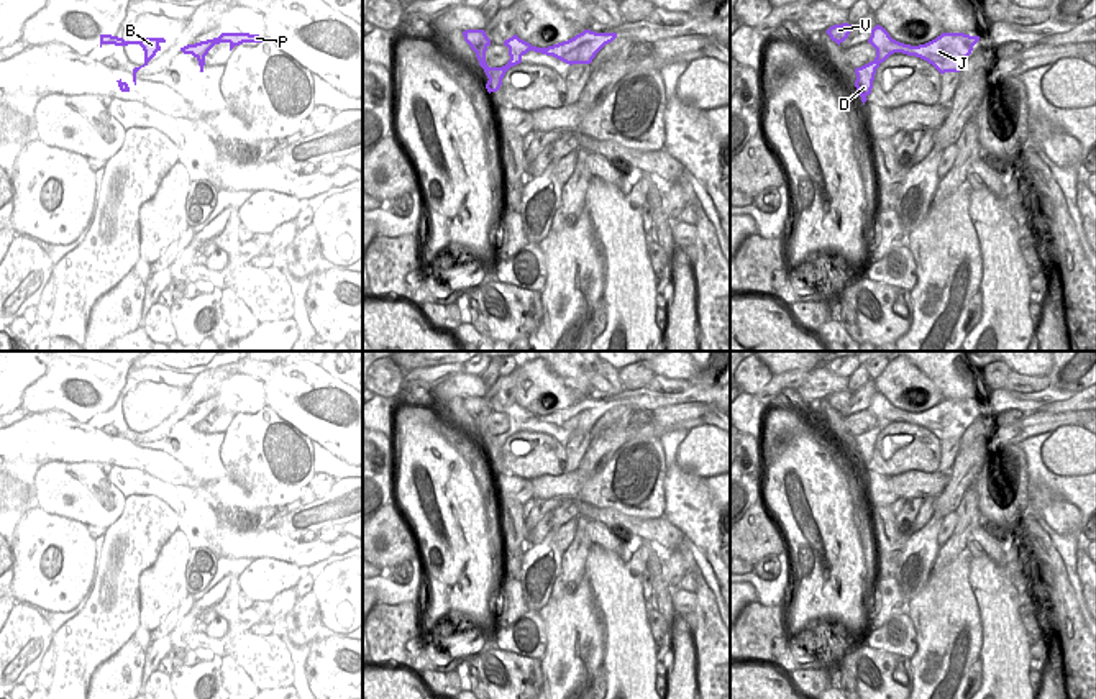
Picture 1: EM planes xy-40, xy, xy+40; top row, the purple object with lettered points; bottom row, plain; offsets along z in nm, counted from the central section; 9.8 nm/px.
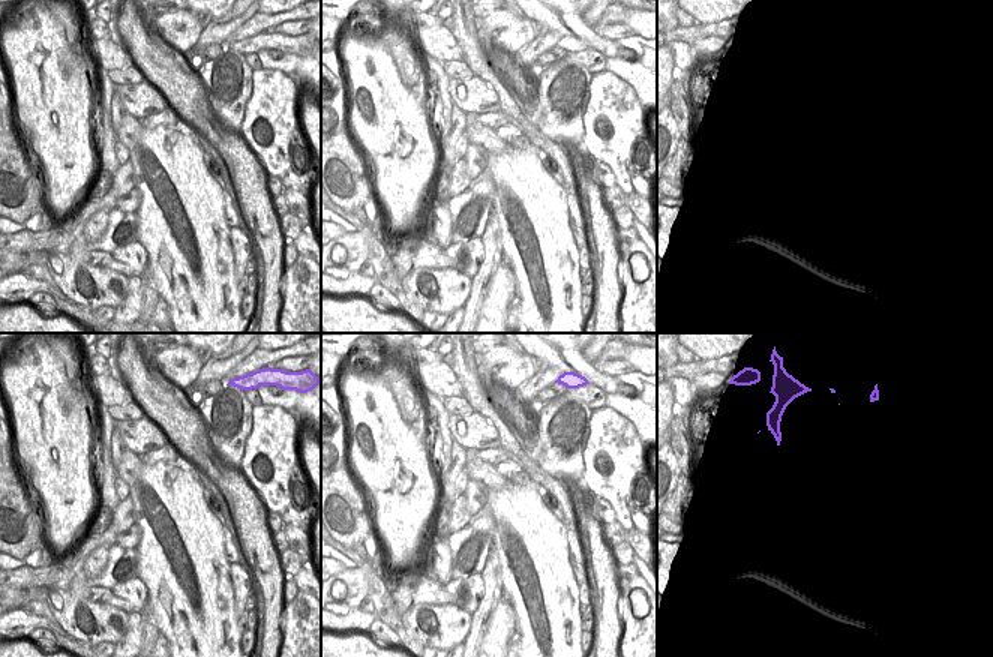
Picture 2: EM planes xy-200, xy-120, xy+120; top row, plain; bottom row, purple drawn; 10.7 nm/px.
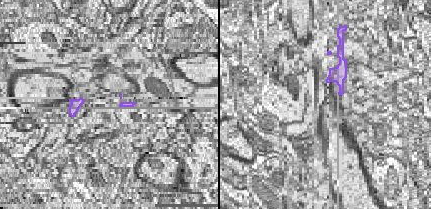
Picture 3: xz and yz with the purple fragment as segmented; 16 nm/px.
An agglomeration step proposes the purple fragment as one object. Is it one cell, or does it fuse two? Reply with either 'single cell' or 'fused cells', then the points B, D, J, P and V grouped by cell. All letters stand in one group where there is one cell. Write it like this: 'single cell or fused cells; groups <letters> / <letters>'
fused cells; groups B D J P / V

